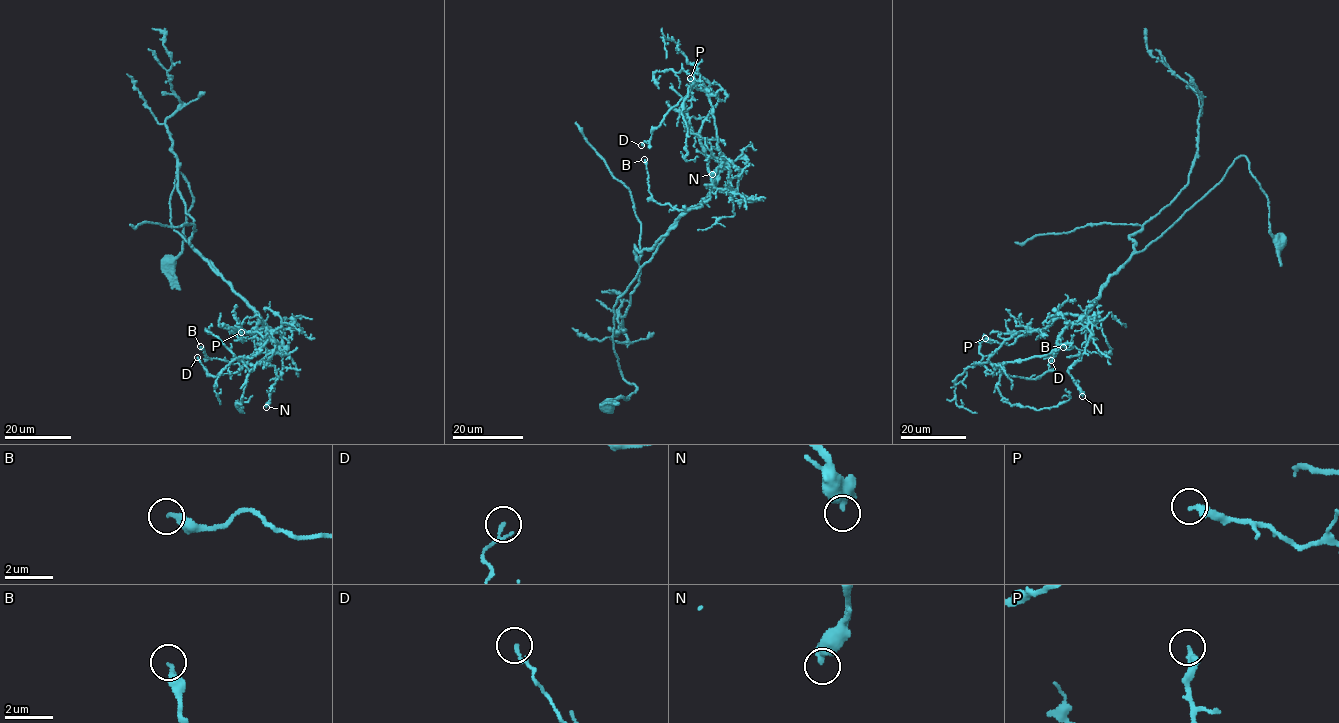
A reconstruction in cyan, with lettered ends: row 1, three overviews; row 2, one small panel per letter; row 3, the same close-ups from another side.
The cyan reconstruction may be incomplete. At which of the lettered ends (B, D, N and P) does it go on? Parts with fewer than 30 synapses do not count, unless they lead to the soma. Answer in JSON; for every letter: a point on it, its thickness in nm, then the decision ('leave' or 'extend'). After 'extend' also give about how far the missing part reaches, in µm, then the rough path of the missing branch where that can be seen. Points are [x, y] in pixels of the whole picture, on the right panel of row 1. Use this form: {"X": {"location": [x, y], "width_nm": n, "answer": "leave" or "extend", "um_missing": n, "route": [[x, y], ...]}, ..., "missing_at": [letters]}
{"B": {"location": [1063, 347], "width_nm": 260, "answer": "leave"}, "D": {"location": [1051, 360], "width_nm": 90, "answer": "leave"}, "N": {"location": [1082, 396], "width_nm": 440, "answer": "leave"}, "P": {"location": [985, 338], "width_nm": 320, "answer": "leave"}, "missing_at": []}

